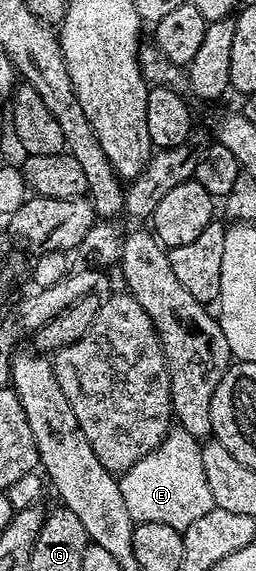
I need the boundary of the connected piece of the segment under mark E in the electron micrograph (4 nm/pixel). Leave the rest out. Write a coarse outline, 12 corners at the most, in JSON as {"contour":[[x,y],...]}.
{"contour":[[175,427],[118,480],[139,524],[214,508],[199,437]]}

